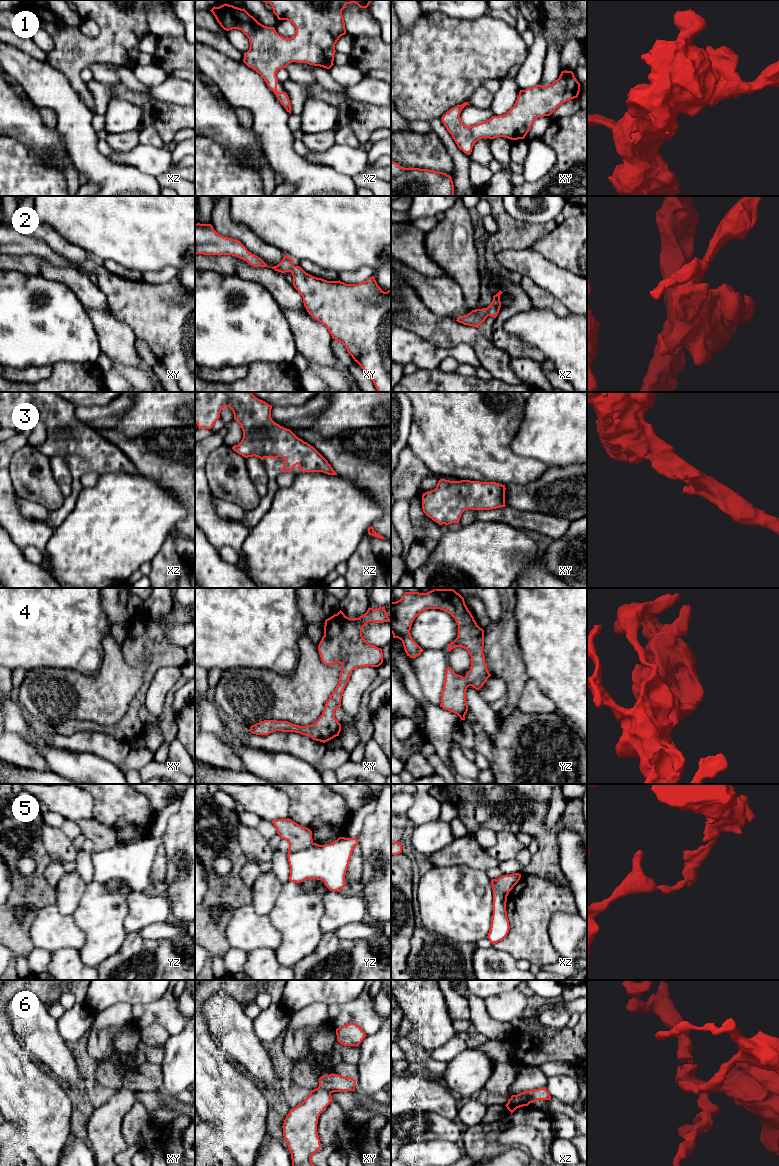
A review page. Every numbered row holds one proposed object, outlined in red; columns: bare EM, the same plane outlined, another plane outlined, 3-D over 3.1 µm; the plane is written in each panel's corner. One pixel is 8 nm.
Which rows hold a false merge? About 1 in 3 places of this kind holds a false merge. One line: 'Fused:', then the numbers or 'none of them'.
Fused: 5, 6

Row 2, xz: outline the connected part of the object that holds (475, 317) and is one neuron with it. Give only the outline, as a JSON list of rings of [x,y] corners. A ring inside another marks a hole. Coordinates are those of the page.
[[[499,291],[494,295],[491,304],[487,308],[472,310],[467,315],[458,317],[456,321],[464,325],[478,328],[478,326],[484,322],[488,316],[496,318],[501,307],[500,295],[502,293],[502,291]]]

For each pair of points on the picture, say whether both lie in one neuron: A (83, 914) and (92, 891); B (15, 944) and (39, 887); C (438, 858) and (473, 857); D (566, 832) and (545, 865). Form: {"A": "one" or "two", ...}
{"A": "one", "B": "one", "C": "one", "D": "two"}

